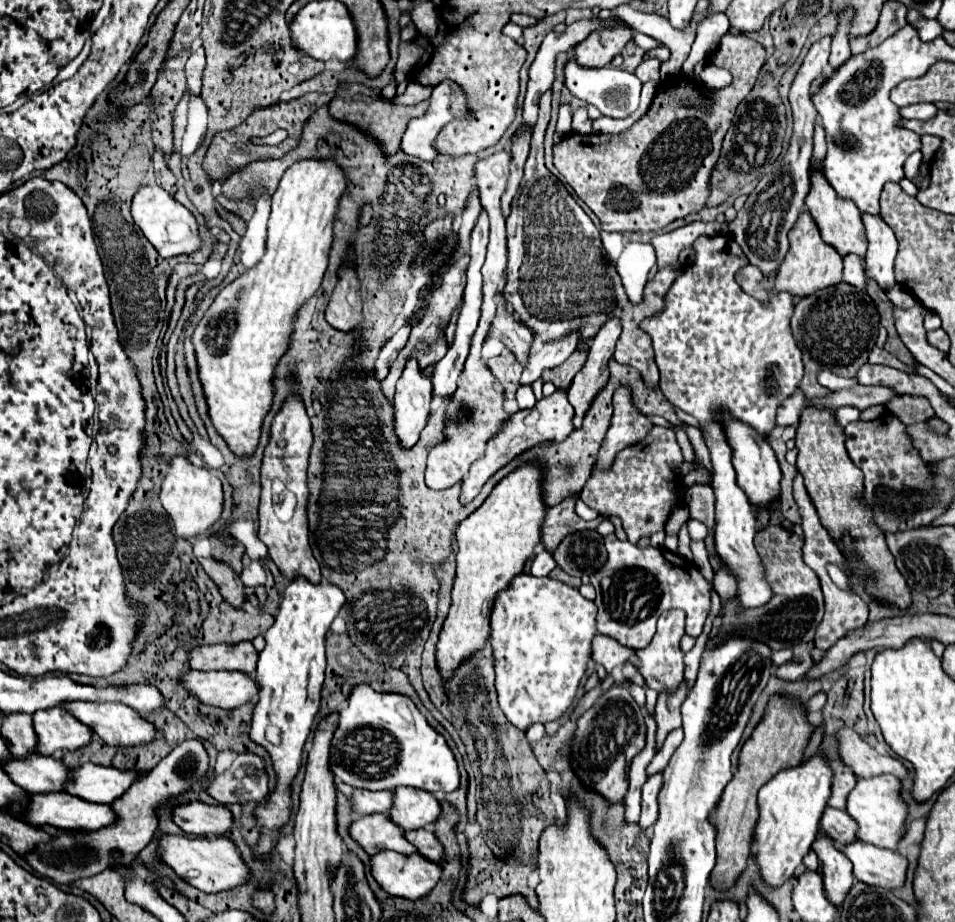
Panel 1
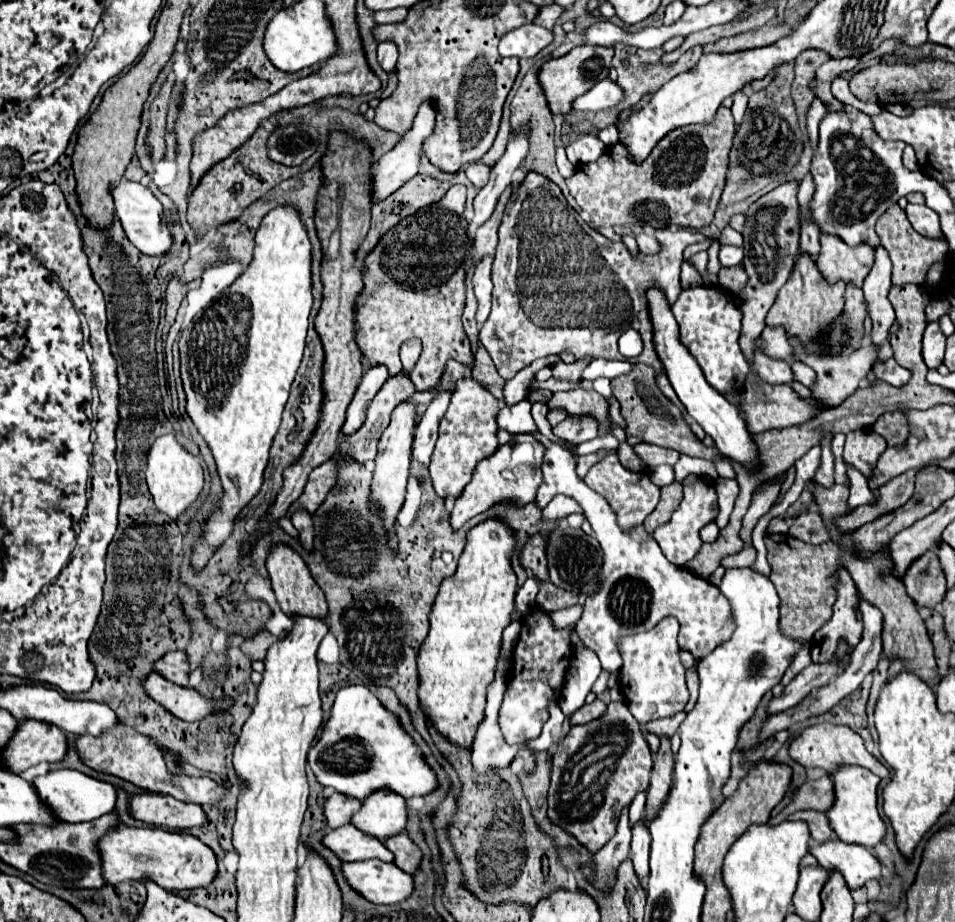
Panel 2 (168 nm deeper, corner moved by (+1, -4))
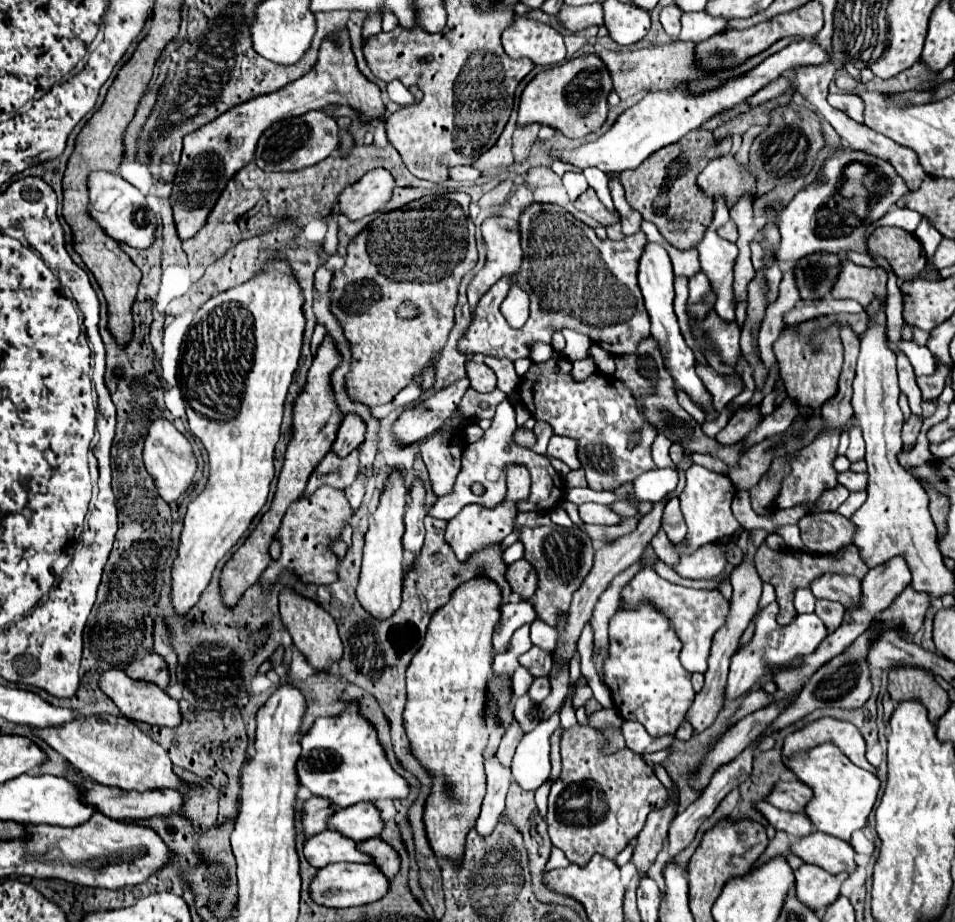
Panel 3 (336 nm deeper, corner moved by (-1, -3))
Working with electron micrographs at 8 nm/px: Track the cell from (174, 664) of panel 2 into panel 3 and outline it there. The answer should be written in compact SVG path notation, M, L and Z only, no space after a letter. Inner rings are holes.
M151 653L147 655L145 659L141 661L133 661L125 673L133 679L143 679L143 681L151 681L163 689L167 689L169 685L169 669L167 669L167 663L161 655L157 653Z

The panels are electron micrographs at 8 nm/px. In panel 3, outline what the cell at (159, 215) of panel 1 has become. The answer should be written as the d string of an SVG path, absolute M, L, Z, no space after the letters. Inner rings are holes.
M97 171L89 177L89 213L105 229L105 233L121 243L127 243L135 249L147 249L155 241L155 215L149 209L145 195L125 181L117 173Z

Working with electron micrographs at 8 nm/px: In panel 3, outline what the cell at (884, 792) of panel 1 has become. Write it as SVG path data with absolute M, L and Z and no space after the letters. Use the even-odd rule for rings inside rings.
M823 743L809 753L797 753L789 757L787 765L803 783L813 789L813 799L805 807L805 813L817 831L851 841L851 833L867 825L867 817L875 805L881 785L877 775L853 765L833 743Z

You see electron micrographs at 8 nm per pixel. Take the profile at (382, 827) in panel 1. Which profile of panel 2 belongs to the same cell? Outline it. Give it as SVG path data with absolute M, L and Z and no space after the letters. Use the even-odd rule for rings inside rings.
M353 824L335 828L335 830L327 830L321 844L327 846L329 850L333 850L341 862L371 860L371 858L377 858L383 862L393 862L391 852L387 852L387 848L383 848L383 844L379 840L359 832Z

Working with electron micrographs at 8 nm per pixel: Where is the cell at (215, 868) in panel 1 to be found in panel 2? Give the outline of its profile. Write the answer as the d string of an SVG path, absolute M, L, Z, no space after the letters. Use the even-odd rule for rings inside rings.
M115 826L99 838L97 844L105 884L119 884L127 880L151 880L167 890L185 890L211 884L217 862L209 846L185 832L167 832L161 828L131 828Z

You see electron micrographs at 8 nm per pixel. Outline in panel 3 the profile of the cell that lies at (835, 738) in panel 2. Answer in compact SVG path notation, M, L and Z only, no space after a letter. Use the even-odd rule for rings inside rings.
M833 717L817 719L807 727L787 735L783 743L783 755L791 757L795 753L807 753L813 747L819 747L821 743L837 745L857 767L877 773L877 767L873 767L865 757L865 739L857 731L857 727L853 723L839 721Z

